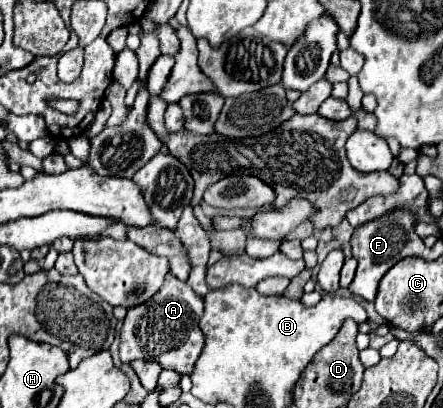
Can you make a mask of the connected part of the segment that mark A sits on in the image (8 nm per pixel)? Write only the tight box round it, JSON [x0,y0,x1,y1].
[119,273,205,375]

